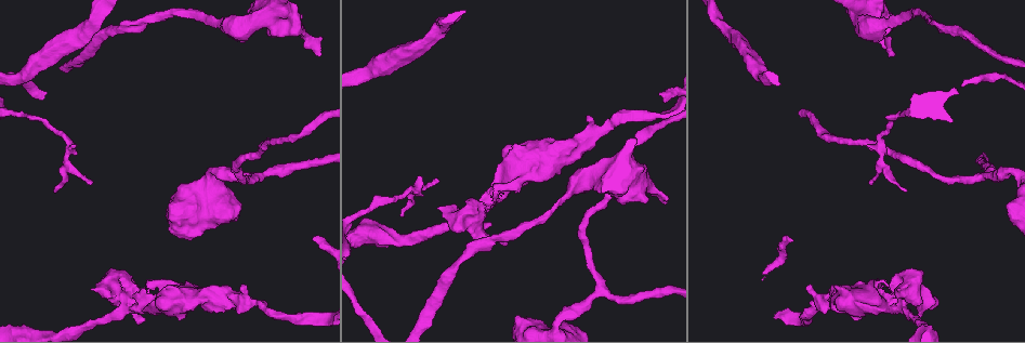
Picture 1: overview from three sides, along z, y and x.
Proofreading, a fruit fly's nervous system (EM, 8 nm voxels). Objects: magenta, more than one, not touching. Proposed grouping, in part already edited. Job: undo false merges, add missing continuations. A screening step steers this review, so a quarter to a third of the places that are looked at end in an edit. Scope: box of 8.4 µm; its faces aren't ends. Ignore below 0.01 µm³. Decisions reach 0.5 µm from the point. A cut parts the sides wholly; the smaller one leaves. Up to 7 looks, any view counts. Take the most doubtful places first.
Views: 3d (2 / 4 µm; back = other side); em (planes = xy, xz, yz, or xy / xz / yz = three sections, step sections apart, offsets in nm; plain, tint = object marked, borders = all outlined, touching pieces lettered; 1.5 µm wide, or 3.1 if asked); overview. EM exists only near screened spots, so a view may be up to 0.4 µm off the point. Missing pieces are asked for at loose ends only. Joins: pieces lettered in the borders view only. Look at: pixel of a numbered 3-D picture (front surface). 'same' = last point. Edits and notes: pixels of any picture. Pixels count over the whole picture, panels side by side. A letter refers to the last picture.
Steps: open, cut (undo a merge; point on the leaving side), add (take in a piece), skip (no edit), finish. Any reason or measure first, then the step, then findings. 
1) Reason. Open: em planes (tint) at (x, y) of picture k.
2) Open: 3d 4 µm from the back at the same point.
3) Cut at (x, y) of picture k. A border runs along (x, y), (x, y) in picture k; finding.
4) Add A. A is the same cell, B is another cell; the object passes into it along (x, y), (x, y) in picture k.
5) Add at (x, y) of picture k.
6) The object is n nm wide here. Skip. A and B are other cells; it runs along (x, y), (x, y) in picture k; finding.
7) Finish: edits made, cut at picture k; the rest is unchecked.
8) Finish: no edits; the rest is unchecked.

A fork. Open: 3d 2 µm at (597, 294) of picture 1.

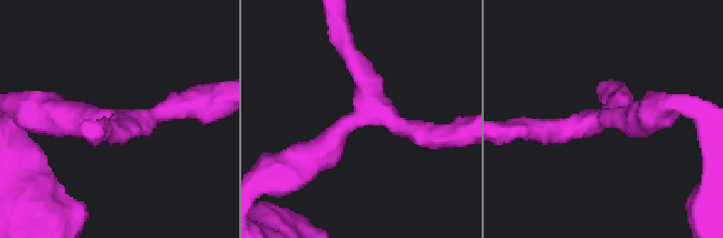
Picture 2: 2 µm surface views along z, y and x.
3 arms meet here; the arms are 190, 220, 300 nm wide; now the EM. Open: em xy step 4 (borders) at (121, 117) of picture 2.

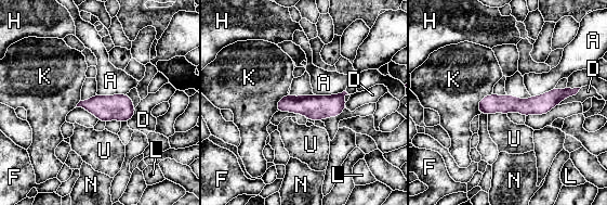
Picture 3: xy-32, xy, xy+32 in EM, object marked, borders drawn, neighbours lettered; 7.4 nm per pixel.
Skip. A, D, F, H, K, L, N and U are other cells; a border runs along (96, 93), (103, 95), (126, 94) in picture 3; continuous, no second neuron.

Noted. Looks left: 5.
Thick end. Open: 3d 4 µm at (588, 118) of picture 1.

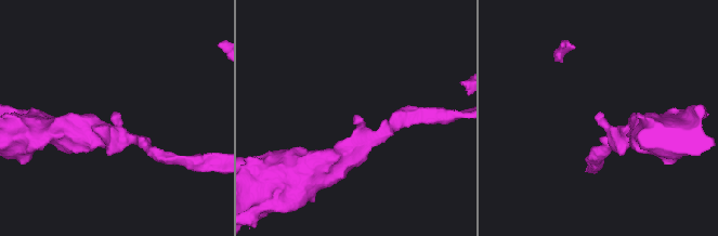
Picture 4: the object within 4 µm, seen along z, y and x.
Need the tissue. Open: em xy step 8 (borders) at (355, 117) of picture 4.

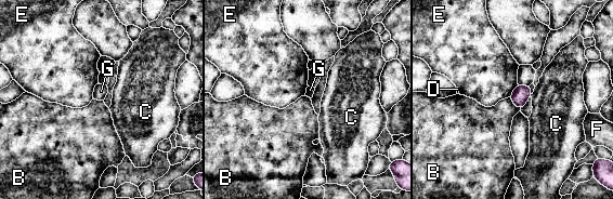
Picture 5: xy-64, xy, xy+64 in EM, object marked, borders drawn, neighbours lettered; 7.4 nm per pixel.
Open: em planes (borders) at the same point.

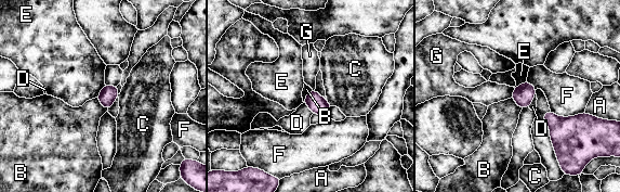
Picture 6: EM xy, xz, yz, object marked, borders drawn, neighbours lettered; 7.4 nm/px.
Skip. A, B, C, D, E, F and G are other cells; a border runs along (96, 98), (107, 111) in picture 6; no lettered piece goes on from it.

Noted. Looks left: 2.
Thick turns thin. Open: em xy step 8 (borders) at (903, 114) of picture 1.

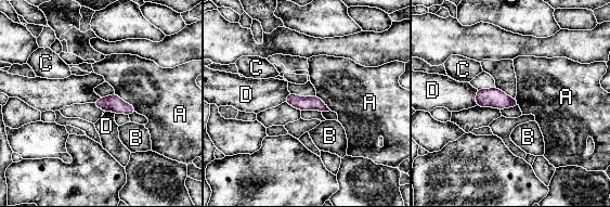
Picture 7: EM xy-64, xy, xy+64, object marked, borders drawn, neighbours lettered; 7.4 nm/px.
The object is 100 nm wide here. Skip. A, B, C and D are other cells; continuous, no second neuron.

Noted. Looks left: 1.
Finish: no edits; the rest is unchecked.

